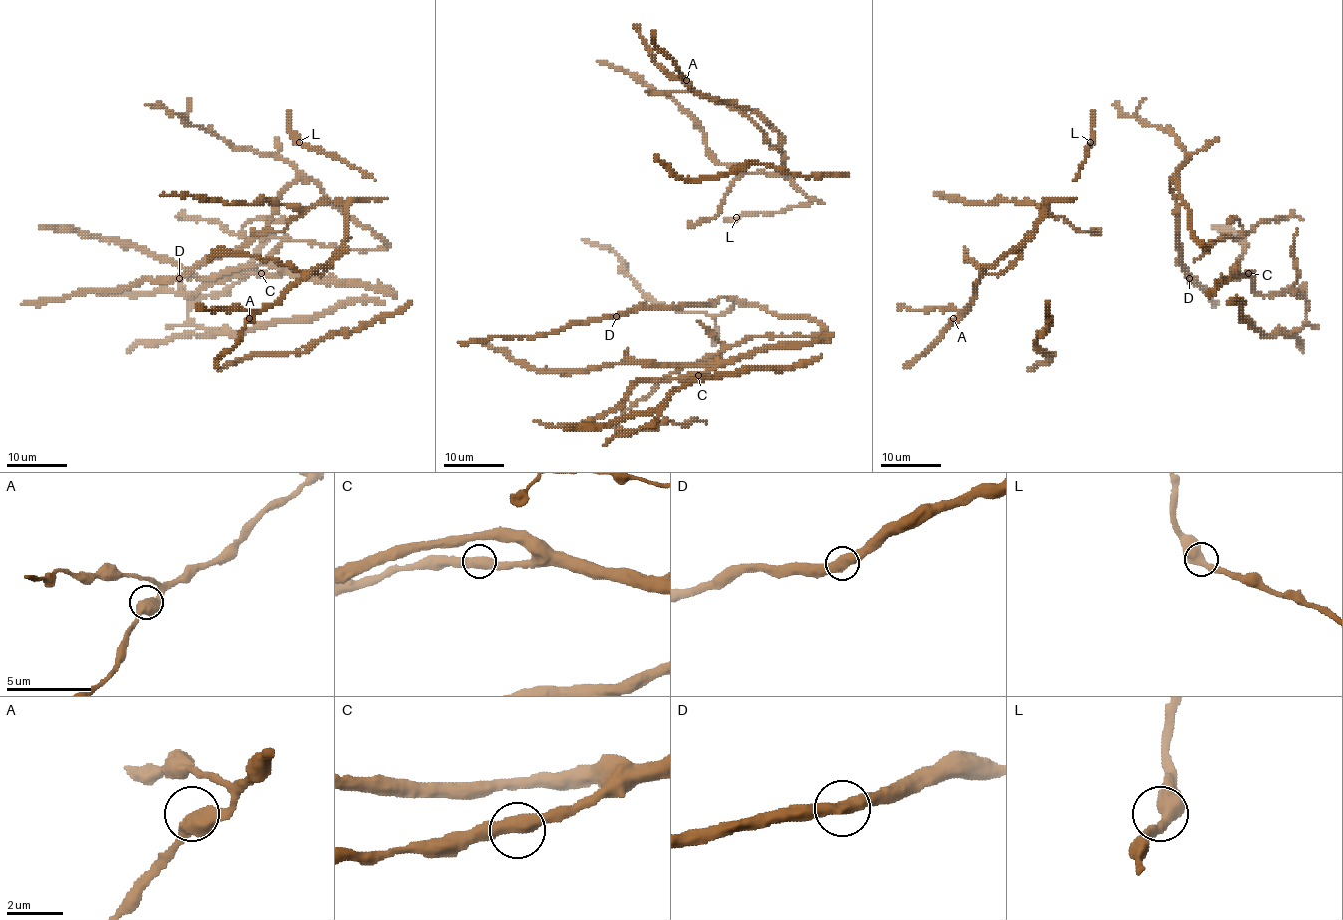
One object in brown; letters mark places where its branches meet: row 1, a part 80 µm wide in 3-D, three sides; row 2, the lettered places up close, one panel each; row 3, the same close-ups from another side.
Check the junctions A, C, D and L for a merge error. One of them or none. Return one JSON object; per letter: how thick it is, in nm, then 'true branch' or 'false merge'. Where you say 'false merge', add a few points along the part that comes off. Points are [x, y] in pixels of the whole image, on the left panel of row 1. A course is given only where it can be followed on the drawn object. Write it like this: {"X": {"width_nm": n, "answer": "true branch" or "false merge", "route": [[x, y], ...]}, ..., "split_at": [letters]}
{"A": {"width_nm": 550, "answer": "true branch"}, "C": {"width_nm": 500, "answer": "true branch"}, "D": {"width_nm": 550, "answer": "true branch"}, "L": {"width_nm": 500, "answer": "true branch"}, "split_at": []}

